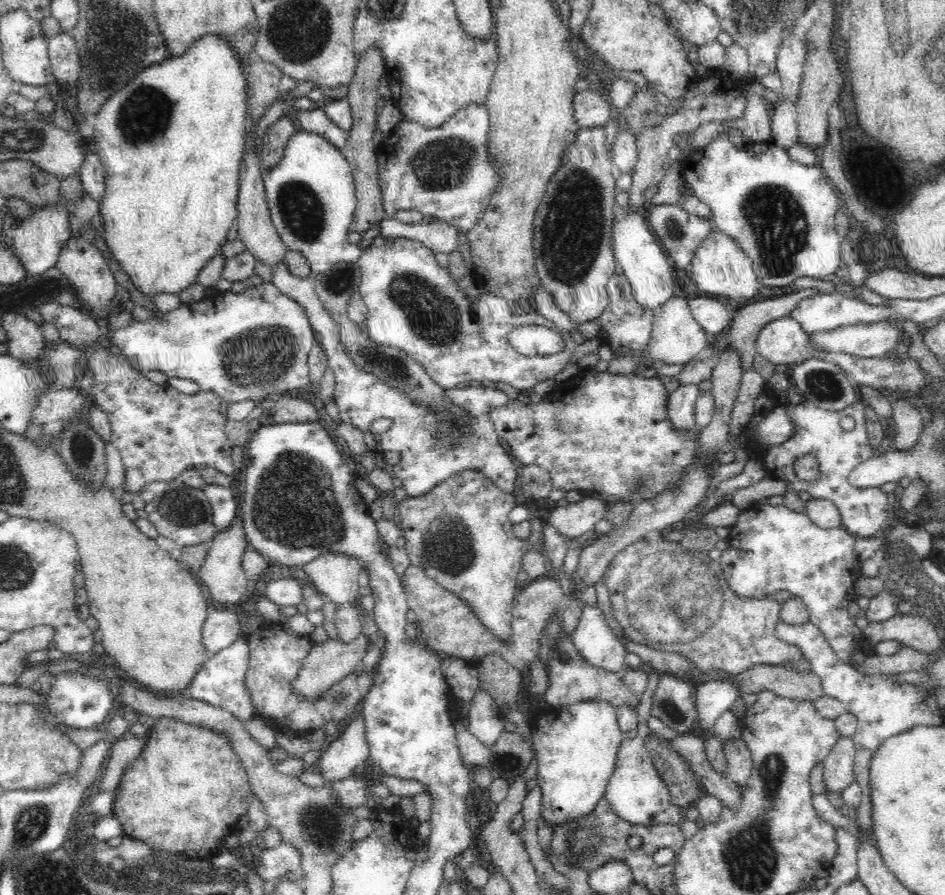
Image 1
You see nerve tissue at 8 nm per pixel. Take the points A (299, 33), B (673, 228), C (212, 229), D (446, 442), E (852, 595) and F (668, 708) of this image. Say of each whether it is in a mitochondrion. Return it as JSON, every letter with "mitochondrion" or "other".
{"A":"mitochondrion","B":"mitochondrion","C":"other","D":"mitochondrion","E":"other","F":"mitochondrion"}

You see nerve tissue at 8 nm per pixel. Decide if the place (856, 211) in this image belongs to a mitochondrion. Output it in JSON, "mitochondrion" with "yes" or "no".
{"mitochondrion":"no"}

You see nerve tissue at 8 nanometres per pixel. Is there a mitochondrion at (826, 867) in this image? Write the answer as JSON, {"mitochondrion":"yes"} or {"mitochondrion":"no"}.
{"mitochondrion":"no"}

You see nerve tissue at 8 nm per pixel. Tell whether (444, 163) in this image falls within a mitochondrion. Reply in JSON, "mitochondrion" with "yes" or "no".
{"mitochondrion":"yes"}

